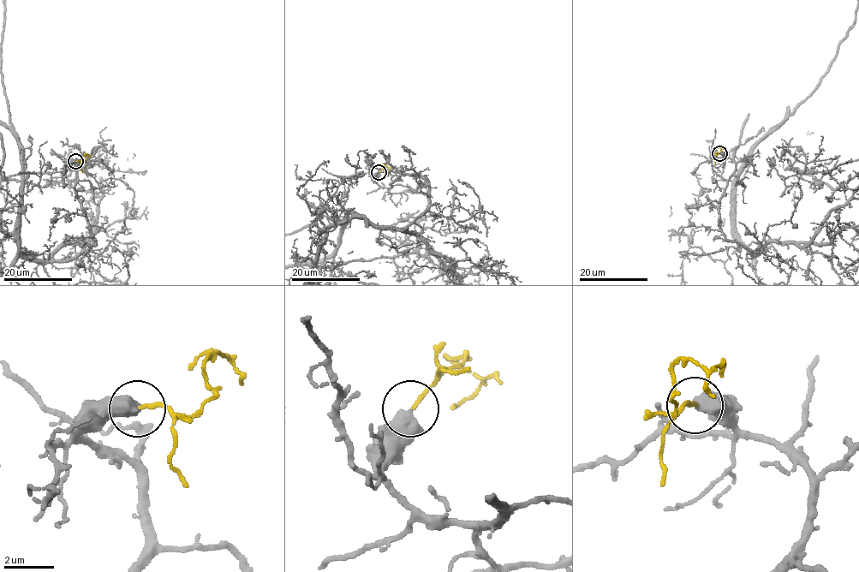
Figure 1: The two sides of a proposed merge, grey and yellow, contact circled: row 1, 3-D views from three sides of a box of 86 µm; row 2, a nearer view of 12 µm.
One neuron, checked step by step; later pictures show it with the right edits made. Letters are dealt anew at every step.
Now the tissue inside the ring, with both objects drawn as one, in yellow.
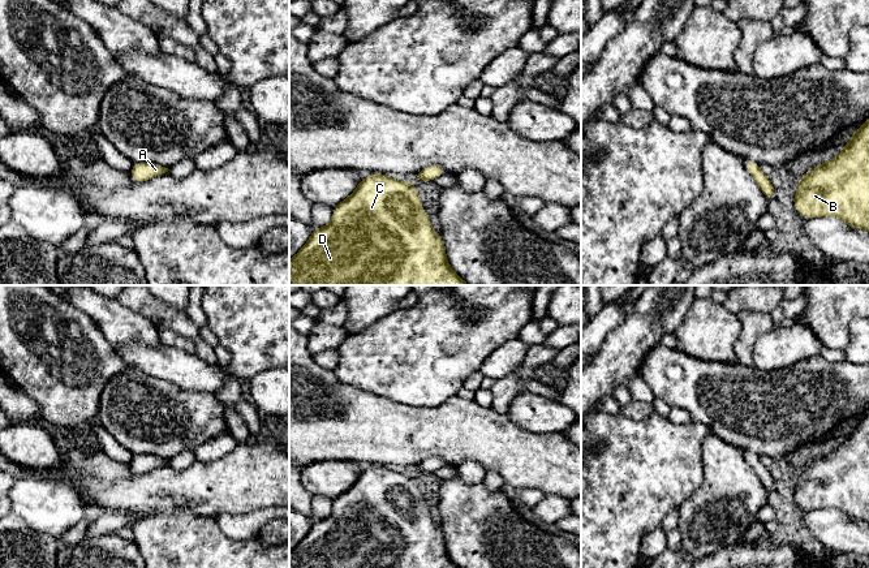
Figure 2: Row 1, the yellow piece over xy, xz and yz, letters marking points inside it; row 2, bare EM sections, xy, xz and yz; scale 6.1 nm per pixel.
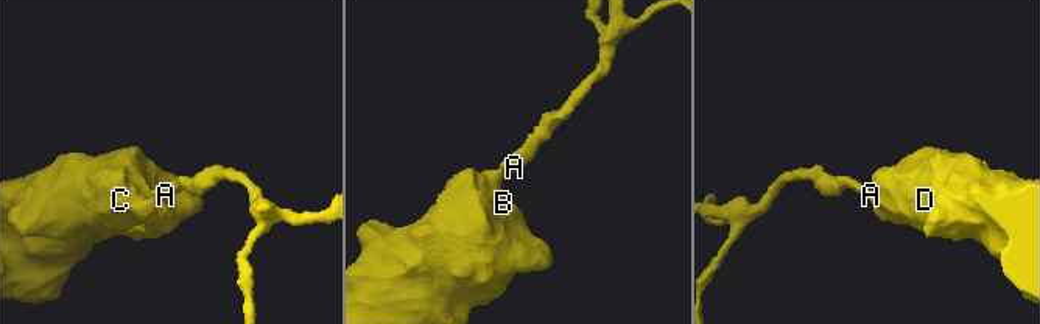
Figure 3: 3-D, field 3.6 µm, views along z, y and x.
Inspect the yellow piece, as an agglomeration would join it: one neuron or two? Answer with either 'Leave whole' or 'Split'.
Leave whole

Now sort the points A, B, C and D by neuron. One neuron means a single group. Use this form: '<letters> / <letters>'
A B C D

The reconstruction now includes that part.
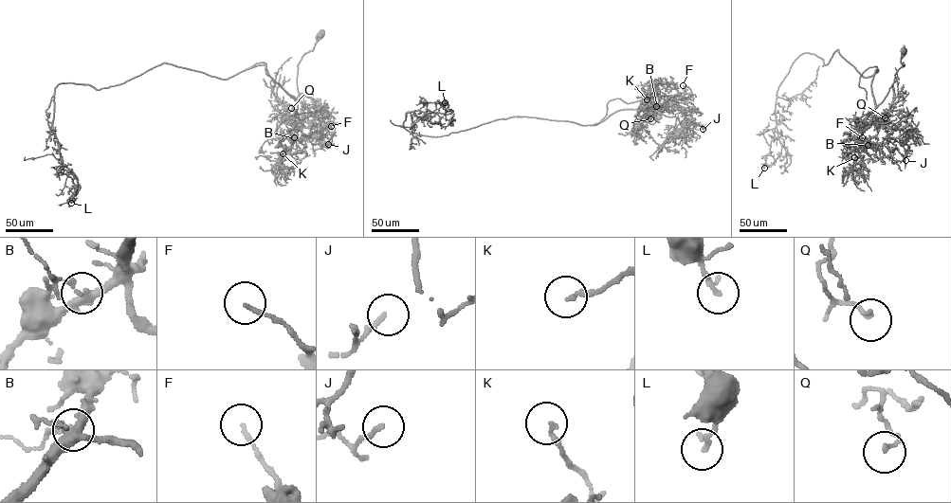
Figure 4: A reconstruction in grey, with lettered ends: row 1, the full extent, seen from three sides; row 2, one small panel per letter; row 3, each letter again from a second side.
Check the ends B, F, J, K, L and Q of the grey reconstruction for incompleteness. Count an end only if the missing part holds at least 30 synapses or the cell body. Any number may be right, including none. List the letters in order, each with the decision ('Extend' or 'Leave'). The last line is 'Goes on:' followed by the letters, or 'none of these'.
B: Leave
F: Leave
J: Leave
K: Leave
L: Leave
Q: Leave
Goes on: none of these

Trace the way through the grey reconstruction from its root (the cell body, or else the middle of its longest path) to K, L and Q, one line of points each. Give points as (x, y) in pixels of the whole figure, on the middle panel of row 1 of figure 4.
K: (656, 116), (653, 123), (645, 120), (654, 95), (660, 97), (655, 103), (647, 99)
L: (656, 116), (403, 127), (409, 112), (450, 114), (445, 102)
Q: (656, 116), (653, 123), (645, 120), (655, 95), (649, 99), (642, 120), (650, 118)

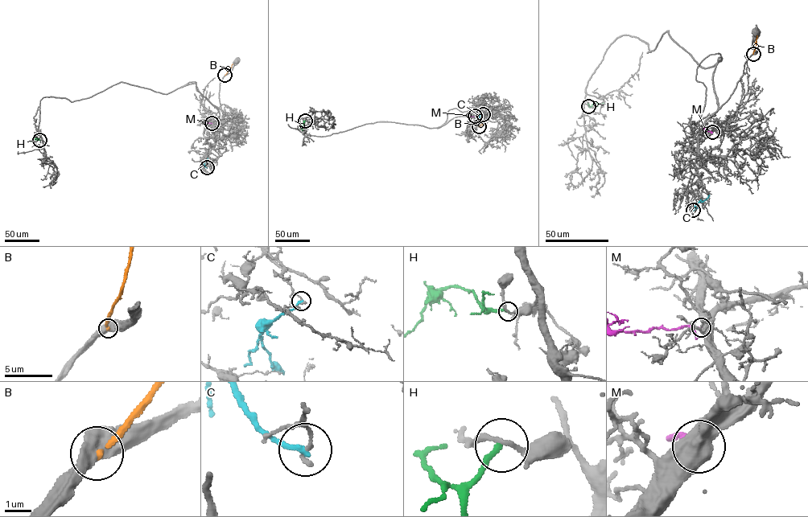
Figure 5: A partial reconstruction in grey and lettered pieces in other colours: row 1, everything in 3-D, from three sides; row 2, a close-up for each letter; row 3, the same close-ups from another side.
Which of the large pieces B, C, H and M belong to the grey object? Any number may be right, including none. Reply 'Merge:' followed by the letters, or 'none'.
Merge: M

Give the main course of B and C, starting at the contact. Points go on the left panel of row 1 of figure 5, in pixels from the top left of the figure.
B: (224, 75), (232, 63)
C: (207, 168), (204, 164), (208, 158)

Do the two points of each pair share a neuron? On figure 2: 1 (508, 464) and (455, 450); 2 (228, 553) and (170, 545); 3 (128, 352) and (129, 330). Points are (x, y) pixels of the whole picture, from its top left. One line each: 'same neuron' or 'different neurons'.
1: same neuron
2: same neuron
3: different neurons

